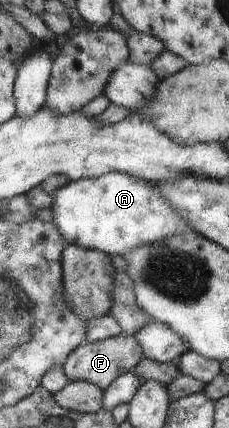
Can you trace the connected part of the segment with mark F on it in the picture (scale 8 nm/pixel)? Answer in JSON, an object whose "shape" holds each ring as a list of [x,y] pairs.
{"shape":[[[127,333],[121,336],[100,341],[86,342],[76,349],[66,363],[66,374],[71,381],[86,381],[99,386],[104,392],[118,380],[119,377],[131,373],[145,359],[144,348],[135,335]]]}

